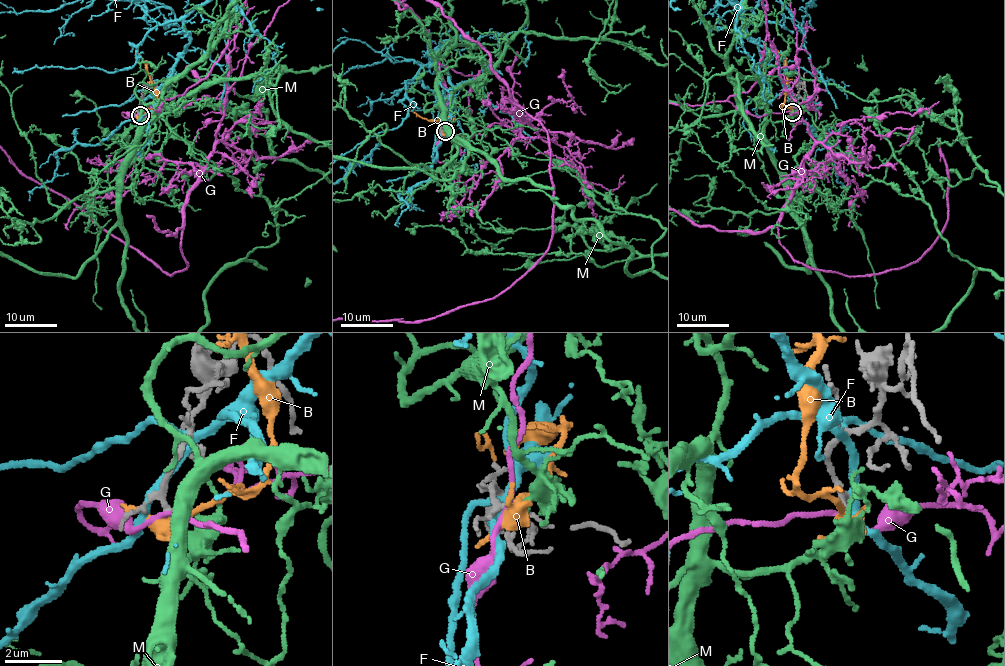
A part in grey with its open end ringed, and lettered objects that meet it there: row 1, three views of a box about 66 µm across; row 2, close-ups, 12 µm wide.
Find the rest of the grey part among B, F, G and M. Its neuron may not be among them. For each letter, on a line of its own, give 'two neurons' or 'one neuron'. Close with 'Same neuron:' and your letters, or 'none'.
B: two neurons
F: two neurons
G: two neurons
M: one neuron
Same neuron: M

